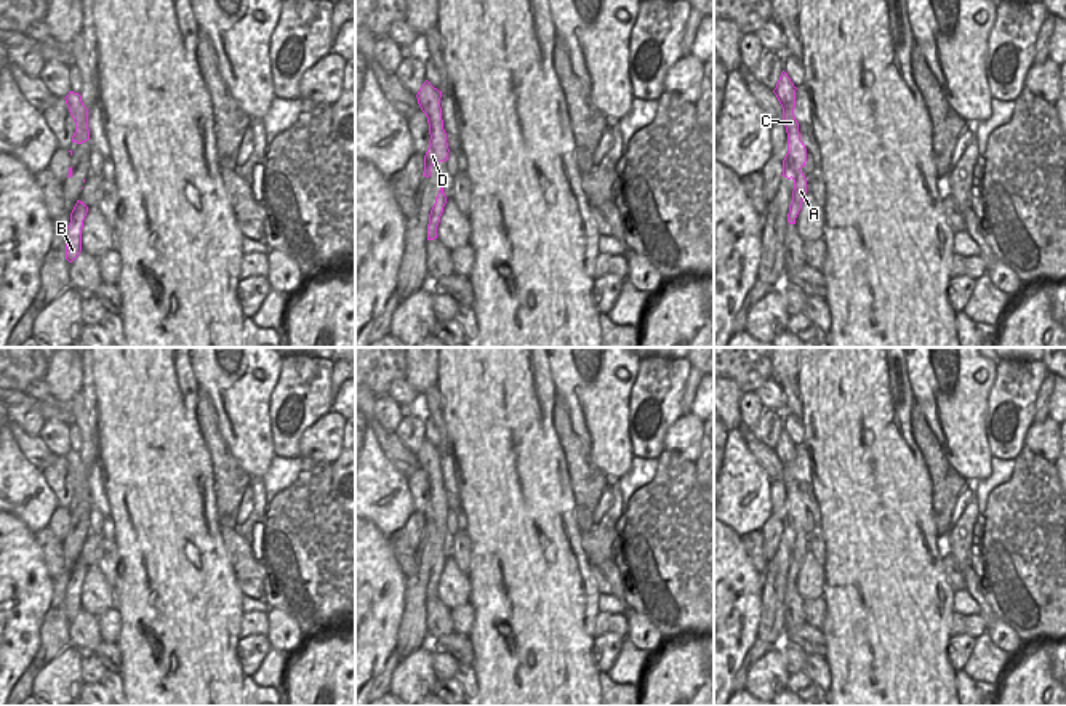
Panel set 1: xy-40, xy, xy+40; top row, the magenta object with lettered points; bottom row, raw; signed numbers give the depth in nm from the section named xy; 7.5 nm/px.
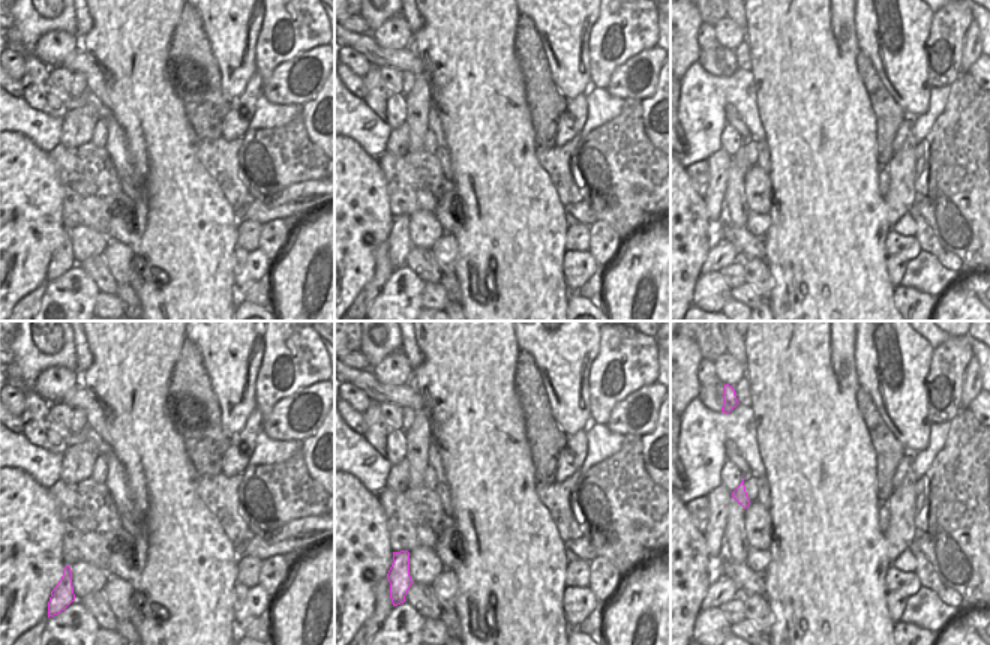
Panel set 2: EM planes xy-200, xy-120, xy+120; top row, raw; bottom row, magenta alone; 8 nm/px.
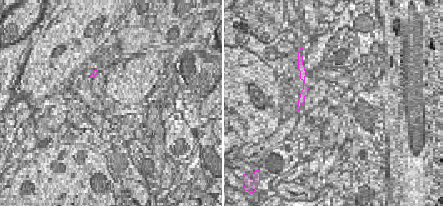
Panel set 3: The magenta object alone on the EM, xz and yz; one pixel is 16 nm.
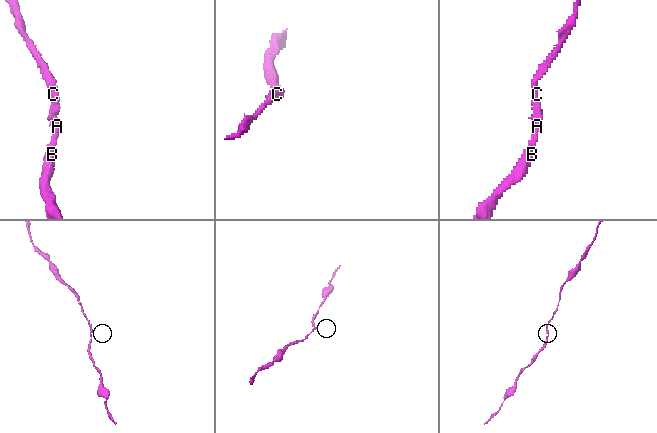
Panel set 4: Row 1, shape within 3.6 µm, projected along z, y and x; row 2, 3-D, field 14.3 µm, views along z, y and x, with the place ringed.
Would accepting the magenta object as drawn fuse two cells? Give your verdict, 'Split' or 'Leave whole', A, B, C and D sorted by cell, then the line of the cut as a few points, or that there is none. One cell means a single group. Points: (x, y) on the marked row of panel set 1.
Leave whole. Groups: A B C D. No split

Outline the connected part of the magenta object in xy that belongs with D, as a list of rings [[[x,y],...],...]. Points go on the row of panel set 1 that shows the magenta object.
[[[427,80],[419,88],[418,94],[418,104],[421,110],[427,117],[429,123],[429,147],[424,155],[424,174],[426,178],[431,176],[431,166],[437,166],[440,162],[448,160],[448,142],[447,142],[447,133],[443,130],[443,120],[442,120],[442,107],[440,107],[440,98],[442,91],[434,88]]]

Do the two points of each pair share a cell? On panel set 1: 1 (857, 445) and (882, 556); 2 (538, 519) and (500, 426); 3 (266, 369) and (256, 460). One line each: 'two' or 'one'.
1: one
2: one
3: one

